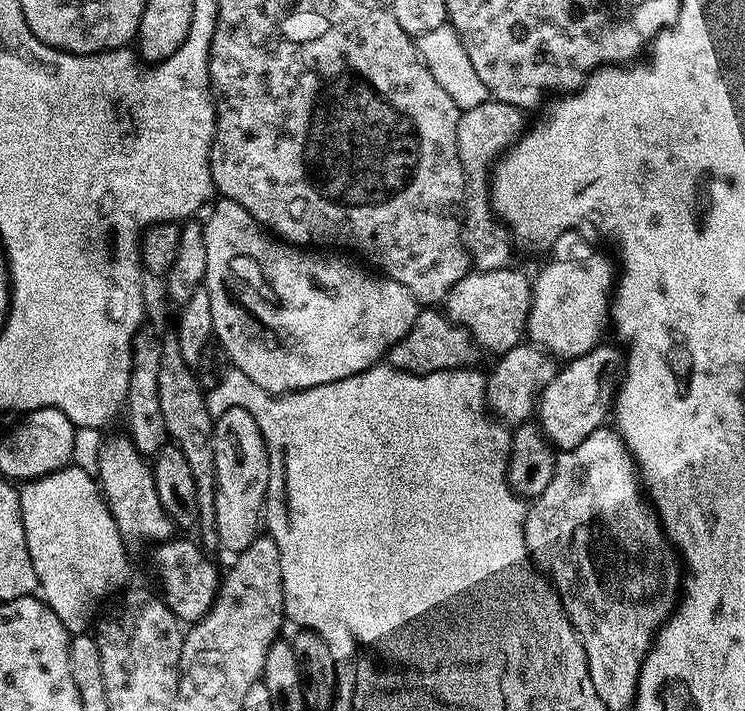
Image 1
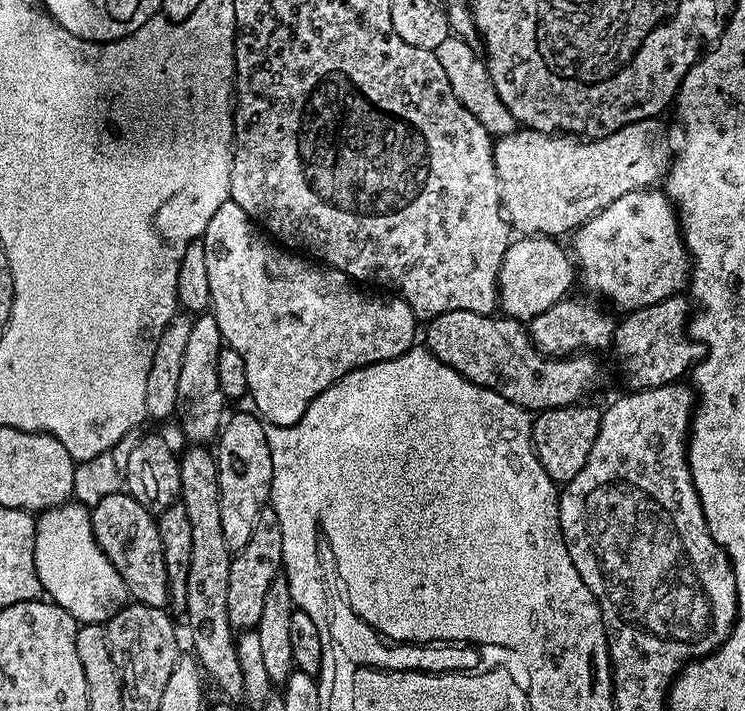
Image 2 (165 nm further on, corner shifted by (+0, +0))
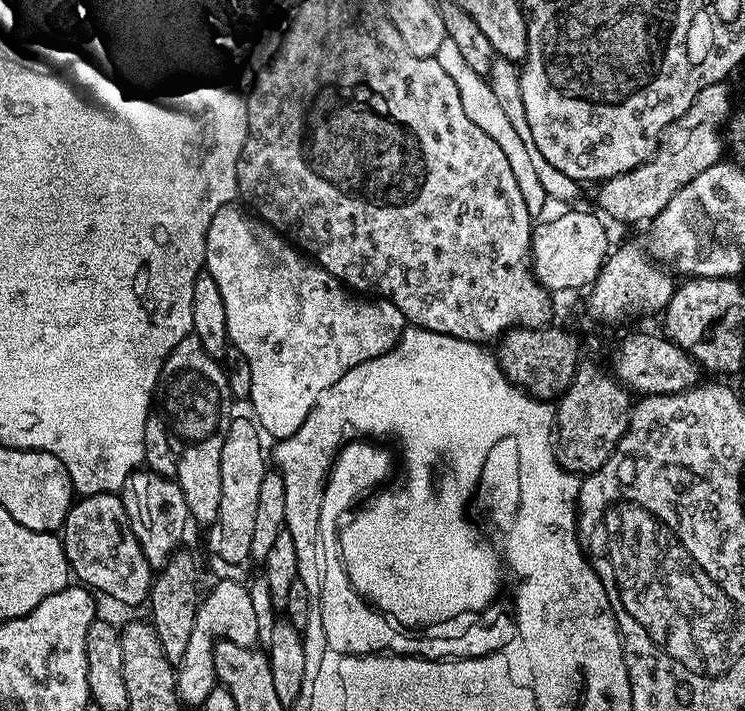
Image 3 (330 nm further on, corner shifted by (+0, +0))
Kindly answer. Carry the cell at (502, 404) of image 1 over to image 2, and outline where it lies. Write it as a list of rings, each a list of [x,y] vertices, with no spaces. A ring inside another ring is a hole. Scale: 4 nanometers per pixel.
[[[565,298],[554,302],[554,306],[550,306],[550,310],[542,310],[542,314],[532,317],[527,325],[528,336],[532,340],[532,345],[544,353],[549,358],[567,358],[573,354],[580,354],[587,350],[589,353],[599,353],[599,348],[612,348],[612,339],[616,333],[618,323],[617,317],[612,317],[613,313],[607,307],[599,308],[591,299],[588,300],[572,300],[573,298]]]

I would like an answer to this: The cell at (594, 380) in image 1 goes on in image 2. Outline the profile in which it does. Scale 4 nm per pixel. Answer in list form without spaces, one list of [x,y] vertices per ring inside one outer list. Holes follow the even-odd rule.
[[[687,295],[668,296],[654,306],[642,306],[627,313],[616,326],[612,339],[612,348],[618,355],[624,356],[624,372],[628,375],[628,388],[660,388],[664,384],[674,384],[685,379],[684,375],[691,373],[704,358],[706,351],[699,340],[693,340],[690,335],[690,300]]]

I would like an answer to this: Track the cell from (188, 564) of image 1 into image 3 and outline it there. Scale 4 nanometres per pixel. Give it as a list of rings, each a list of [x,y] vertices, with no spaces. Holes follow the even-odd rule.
[[[117,493],[80,496],[66,514],[62,539],[71,575],[75,579],[77,576],[81,585],[97,593],[105,592],[120,604],[143,605],[147,601],[152,593],[154,569],[146,562],[146,554],[142,554],[142,546],[138,546],[138,538],[134,538],[126,506]]]

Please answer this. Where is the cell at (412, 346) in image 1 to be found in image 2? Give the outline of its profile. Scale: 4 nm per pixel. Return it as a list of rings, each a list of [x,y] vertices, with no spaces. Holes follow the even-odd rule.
[[[450,310],[446,314],[438,314],[437,316],[431,317],[427,321],[428,324],[428,341],[426,341],[426,347],[429,352],[432,353],[434,358],[438,358],[446,366],[450,366],[458,374],[462,374],[472,384],[477,384],[480,388],[489,388],[491,392],[498,393],[502,398],[506,398],[510,402],[514,402],[520,408],[528,409],[529,413],[539,414],[546,408],[566,408],[575,405],[583,398],[587,392],[592,392],[596,388],[596,383],[600,380],[600,368],[596,365],[597,357],[592,354],[573,354],[567,358],[549,358],[544,353],[539,352],[534,345],[532,340],[528,336],[527,327],[521,321],[513,320],[512,317],[503,314],[489,314],[483,316],[482,314],[474,314],[470,310]]]

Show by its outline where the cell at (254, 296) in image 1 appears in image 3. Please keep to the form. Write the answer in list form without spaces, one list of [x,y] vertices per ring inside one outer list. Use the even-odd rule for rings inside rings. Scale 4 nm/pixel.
[[[229,206],[218,210],[218,214],[210,222],[206,234],[204,266],[206,275],[214,278],[214,282],[218,282],[218,290],[222,294],[222,303],[226,305],[226,330],[231,347],[242,350],[246,362],[250,362],[250,382],[252,383],[250,405],[252,404],[253,412],[251,415],[254,417],[255,423],[267,435],[268,432],[272,435],[273,441],[285,440],[300,429],[302,422],[306,422],[310,410],[314,410],[318,398],[322,394],[326,394],[326,390],[330,390],[330,386],[334,386],[334,382],[338,382],[338,378],[342,378],[342,374],[354,370],[354,366],[358,366],[362,362],[370,362],[374,358],[389,352],[406,331],[406,321],[402,310],[398,310],[398,306],[394,306],[389,300],[361,298],[359,295],[353,294],[345,285],[332,277],[325,268],[321,268],[319,264],[301,255],[279,232],[269,228],[267,224],[261,222],[255,215],[249,214],[243,207],[240,207],[241,209],[236,207]]]

